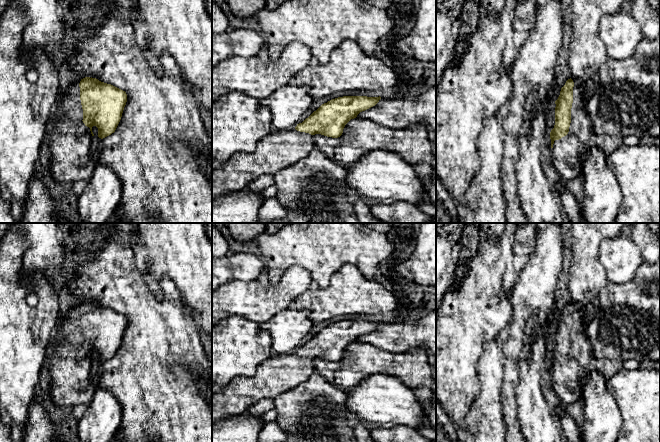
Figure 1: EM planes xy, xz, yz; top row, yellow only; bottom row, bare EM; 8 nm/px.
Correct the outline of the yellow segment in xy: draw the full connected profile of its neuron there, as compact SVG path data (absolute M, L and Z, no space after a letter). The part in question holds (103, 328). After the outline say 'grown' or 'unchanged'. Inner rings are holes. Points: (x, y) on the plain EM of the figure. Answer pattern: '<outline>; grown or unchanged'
M92 301L68 312L45 355L54 404L79 407L91 402L97 389L91 375L92 351L98 352L101 363L114 357L126 326L125 315Z; grown

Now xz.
M343 320L322 328L302 347L290 355L273 355L260 363L253 376L238 376L225 387L216 389L212 394L212 423L245 413L250 407L263 399L274 399L293 387L305 382L315 371L314 359L338 362L342 359L345 349L357 339L375 330L381 321Z; grown

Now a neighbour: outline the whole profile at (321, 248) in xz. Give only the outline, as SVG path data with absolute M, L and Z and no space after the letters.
M288 223L276 233L262 232L255 240L270 284L277 284L288 268L298 265L310 272L320 288L326 288L332 275L346 264L357 266L366 279L373 280L379 264L388 259L396 248L386 233L376 232L362 223Z

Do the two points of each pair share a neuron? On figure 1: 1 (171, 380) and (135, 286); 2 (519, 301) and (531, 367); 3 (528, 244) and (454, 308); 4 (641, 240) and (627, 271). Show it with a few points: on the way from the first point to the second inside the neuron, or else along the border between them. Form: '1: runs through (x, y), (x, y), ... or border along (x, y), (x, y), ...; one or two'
1: runs through (161, 357), (161, 331), (143, 309); one
2: border along (526, 344), (529, 355), (518, 366); two
3: border along (515, 233), (513, 241), (514, 253); two
4: border along (630, 236), (639, 249), (643, 261); two

